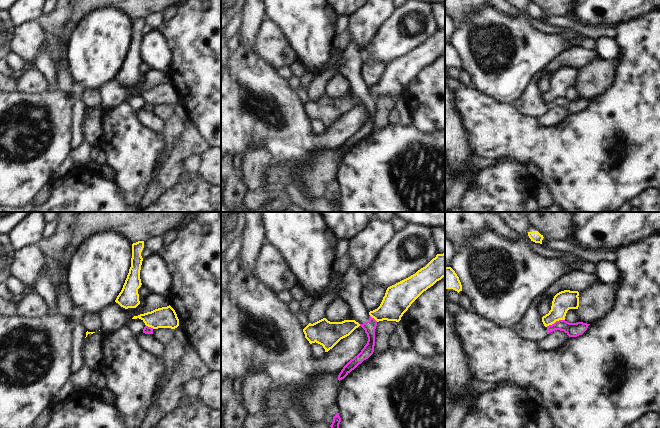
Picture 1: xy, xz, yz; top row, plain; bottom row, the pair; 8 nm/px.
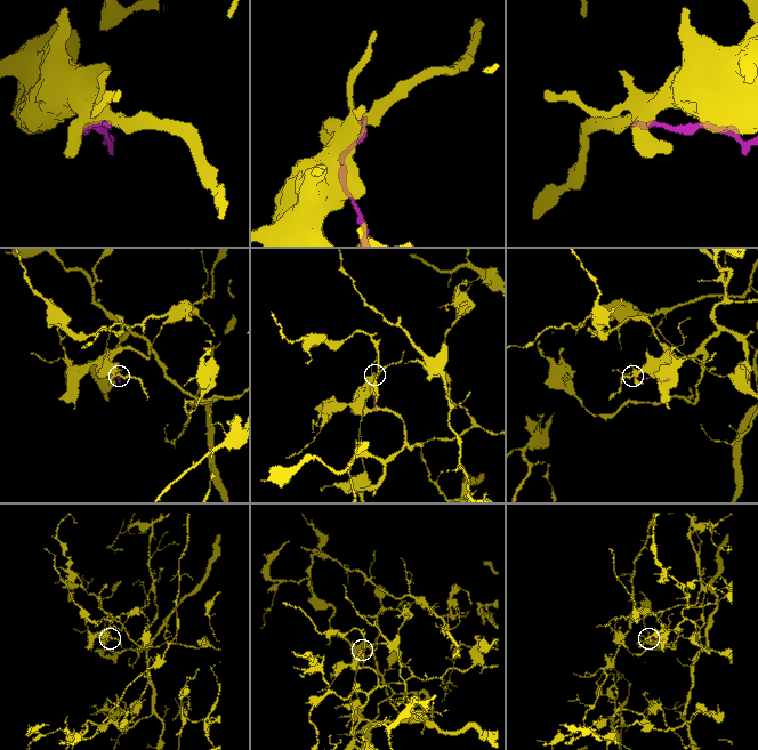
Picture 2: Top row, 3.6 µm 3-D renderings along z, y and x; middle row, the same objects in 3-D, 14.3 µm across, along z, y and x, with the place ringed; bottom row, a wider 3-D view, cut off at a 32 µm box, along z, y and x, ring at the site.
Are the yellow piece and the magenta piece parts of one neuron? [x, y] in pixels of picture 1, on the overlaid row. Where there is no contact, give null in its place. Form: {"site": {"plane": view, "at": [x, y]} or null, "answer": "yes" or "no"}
{"site": {"plane": "yz", "at": [555, 321]}, "answer": "no"}

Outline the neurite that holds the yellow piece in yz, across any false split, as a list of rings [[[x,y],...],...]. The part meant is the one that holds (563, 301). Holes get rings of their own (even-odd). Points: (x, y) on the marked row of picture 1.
[[[564,290],[557,293],[552,301],[551,310],[542,317],[545,327],[554,324],[556,321],[565,320],[566,313],[569,309],[578,309],[579,292]]]

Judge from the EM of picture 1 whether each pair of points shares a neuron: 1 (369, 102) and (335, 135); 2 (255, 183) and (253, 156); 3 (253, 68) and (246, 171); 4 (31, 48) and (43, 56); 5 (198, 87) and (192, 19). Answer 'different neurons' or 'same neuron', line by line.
1: different neurons
2: same neuron
3: different neurons
4: different neurons
5: same neuron

